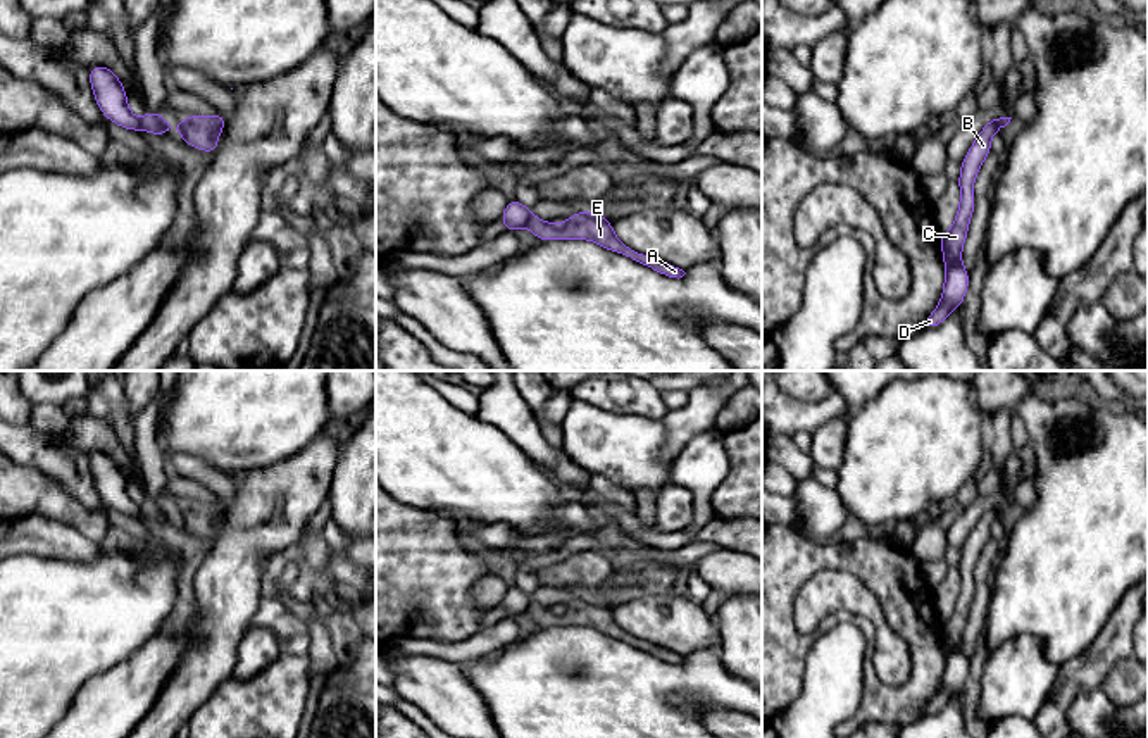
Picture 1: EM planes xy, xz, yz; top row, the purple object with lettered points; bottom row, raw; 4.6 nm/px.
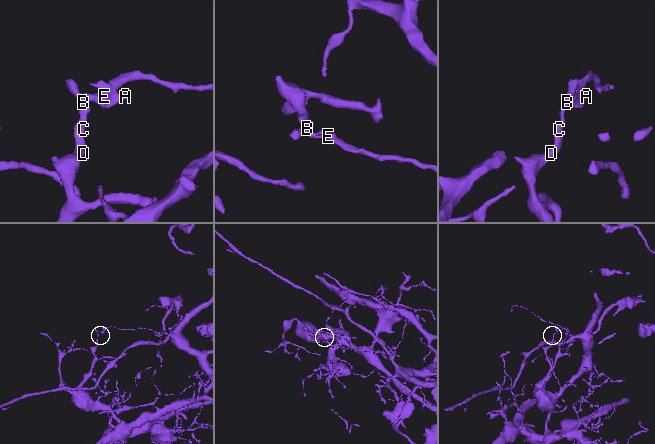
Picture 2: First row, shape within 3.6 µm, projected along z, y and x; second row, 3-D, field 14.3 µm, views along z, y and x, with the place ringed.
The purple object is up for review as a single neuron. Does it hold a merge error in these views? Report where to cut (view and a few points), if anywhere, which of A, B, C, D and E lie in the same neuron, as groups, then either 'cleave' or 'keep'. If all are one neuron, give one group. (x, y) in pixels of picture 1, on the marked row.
xz (531, 214), (524, 225) | A E / B C D | cleave

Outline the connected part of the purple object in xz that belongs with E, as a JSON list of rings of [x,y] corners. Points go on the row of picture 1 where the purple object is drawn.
[[[581,210],[565,222],[546,222],[534,216],[527,221],[527,229],[540,240],[590,240],[596,245],[617,252],[641,266],[657,271],[662,276],[683,278],[686,272],[669,262],[645,255],[624,245],[615,235],[612,222],[593,210]]]

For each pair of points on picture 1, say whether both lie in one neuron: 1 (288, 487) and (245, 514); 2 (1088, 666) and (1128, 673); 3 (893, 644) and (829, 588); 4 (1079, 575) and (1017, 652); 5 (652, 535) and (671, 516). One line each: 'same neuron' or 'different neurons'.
1: same neuron
2: different neurons
3: same neuron
4: different neurons
5: different neurons

